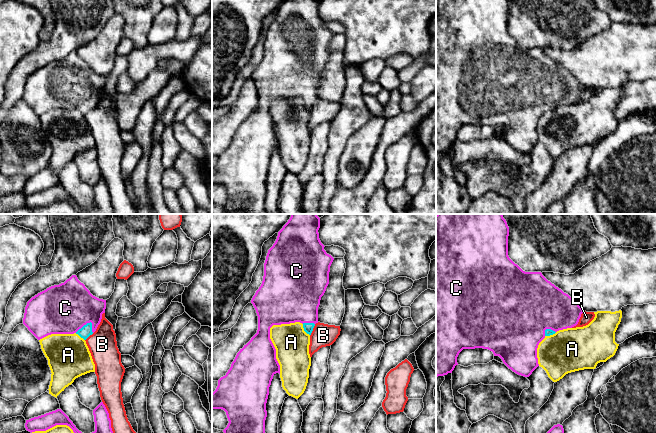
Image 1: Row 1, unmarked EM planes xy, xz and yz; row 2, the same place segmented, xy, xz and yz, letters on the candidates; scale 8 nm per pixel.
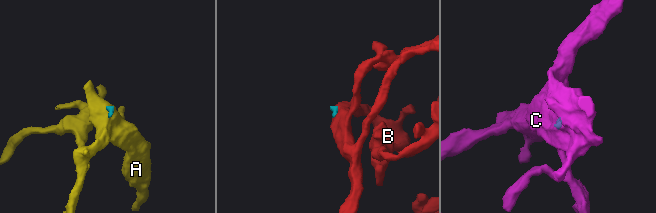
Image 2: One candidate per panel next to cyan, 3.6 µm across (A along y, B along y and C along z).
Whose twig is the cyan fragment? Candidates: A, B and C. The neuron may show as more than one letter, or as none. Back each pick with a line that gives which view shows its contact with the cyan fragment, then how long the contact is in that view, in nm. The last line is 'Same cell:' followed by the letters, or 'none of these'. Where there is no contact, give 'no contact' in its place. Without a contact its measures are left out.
C: xy | 160 nm
Same cell: C

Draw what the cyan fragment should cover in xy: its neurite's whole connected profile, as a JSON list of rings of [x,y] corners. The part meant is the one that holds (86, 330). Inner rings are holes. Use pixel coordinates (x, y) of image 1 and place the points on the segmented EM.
[[[76,275],[32,297],[23,324],[38,339],[51,334],[78,334],[86,340],[105,313],[106,300],[93,296]]]

